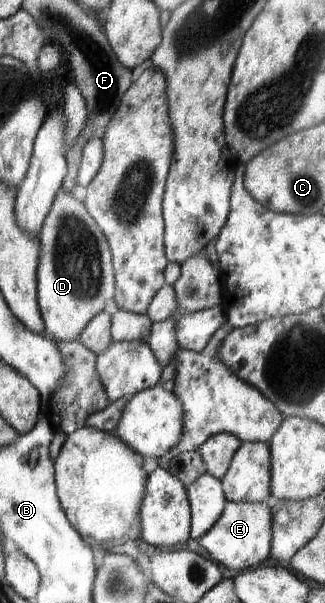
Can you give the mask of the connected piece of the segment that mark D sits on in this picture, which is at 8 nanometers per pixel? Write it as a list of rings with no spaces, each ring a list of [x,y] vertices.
[[[61,191],[50,208],[50,212],[40,228],[38,242],[38,266],[36,266],[36,294],[44,325],[45,336],[52,340],[72,342],[80,337],[80,332],[99,312],[104,311],[106,301],[115,295],[115,270],[107,238],[102,234],[94,219],[84,206],[70,192]]]

